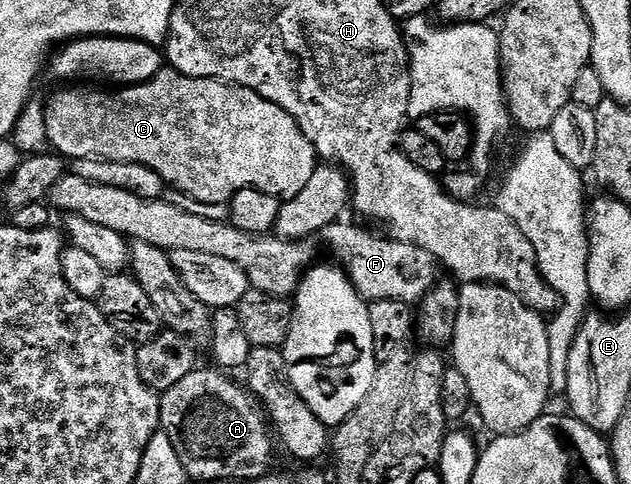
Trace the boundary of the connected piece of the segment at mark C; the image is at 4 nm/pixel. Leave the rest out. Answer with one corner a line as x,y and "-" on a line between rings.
166,66
148,82
122,86
117,90
97,92
94,89
97,87
94,86
66,86
63,88
66,89
63,92
56,93
51,98
50,104
47,103
45,105
46,129
50,139
49,147
57,155
69,158
71,161
97,160
101,158
103,160
119,160
120,162
143,164
152,170
156,170
156,174
160,174
162,181
171,189
175,188
176,191
183,192
186,196
191,196
196,202
195,205
198,206
204,204
229,205
230,199
237,192
248,190
249,188
264,190
264,194
272,194
285,202
296,194
300,194
300,190
304,190
304,186
308,186
308,178
312,178
312,174
320,166
318,151
315,150
314,143
304,134
304,130
296,122
296,118
292,118
292,114
288,114
288,110
276,106
276,102
268,102
268,98
256,94
256,90
248,90
239,84
225,84
222,80
209,80
208,78
192,78
191,76
180,74
175,68

